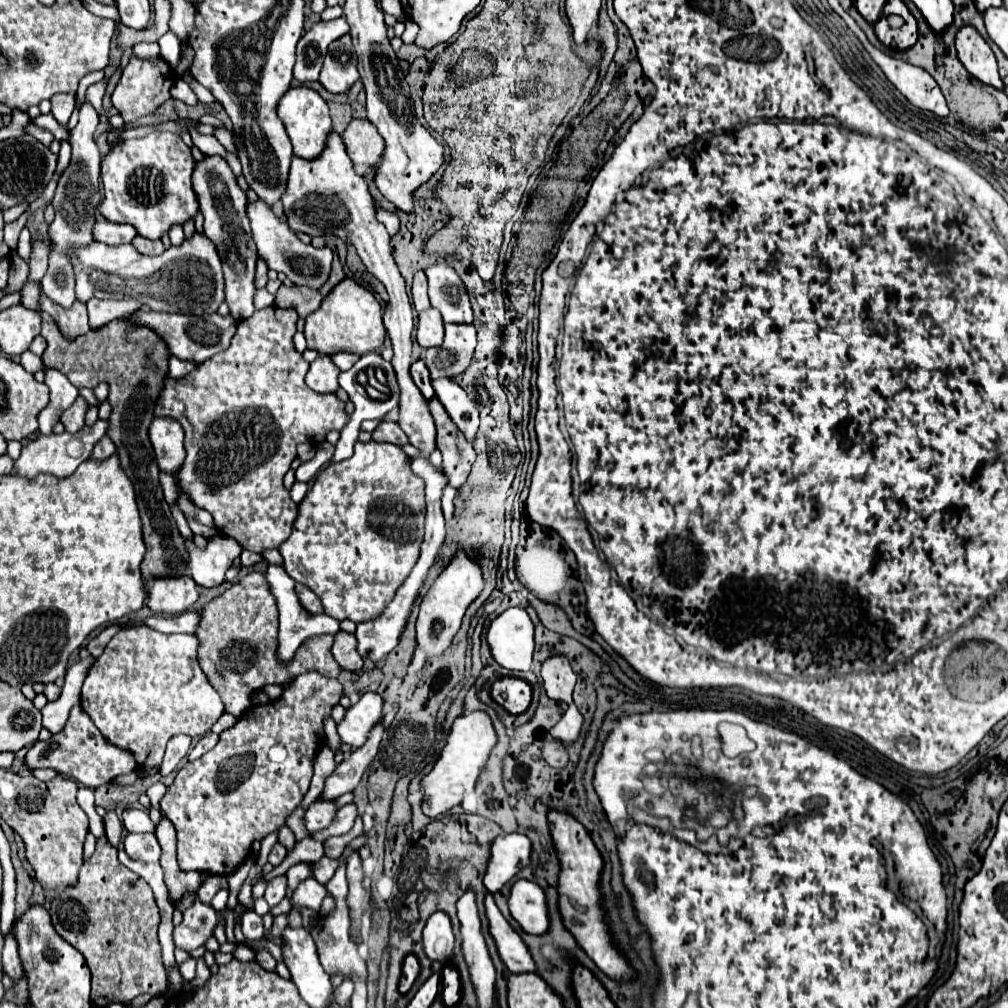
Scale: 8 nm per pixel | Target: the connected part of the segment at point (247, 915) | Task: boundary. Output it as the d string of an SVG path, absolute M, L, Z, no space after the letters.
M246 910L244 912L244 916L242 916L242 932L244 932L246 940L250 940L250 942L260 940L264 936L262 918L254 910Z

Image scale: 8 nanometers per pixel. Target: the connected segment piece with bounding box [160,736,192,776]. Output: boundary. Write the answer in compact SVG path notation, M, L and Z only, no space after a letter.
M174 736L174 738L170 738L170 742L168 742L168 746L166 746L162 770L160 770L162 776L170 774L170 772L188 756L190 742L192 742L190 736Z

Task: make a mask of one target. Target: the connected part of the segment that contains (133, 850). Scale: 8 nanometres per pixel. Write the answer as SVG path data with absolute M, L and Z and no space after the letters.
M128 834L124 838L124 850L130 858L142 862L158 862L158 842L154 834Z

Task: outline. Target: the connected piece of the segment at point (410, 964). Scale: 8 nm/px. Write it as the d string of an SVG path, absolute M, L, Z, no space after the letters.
M414 954L406 956L404 964L402 964L402 976L400 976L400 982L398 982L398 992L406 994L412 988L418 974L420 974L420 964L418 964L416 956Z

